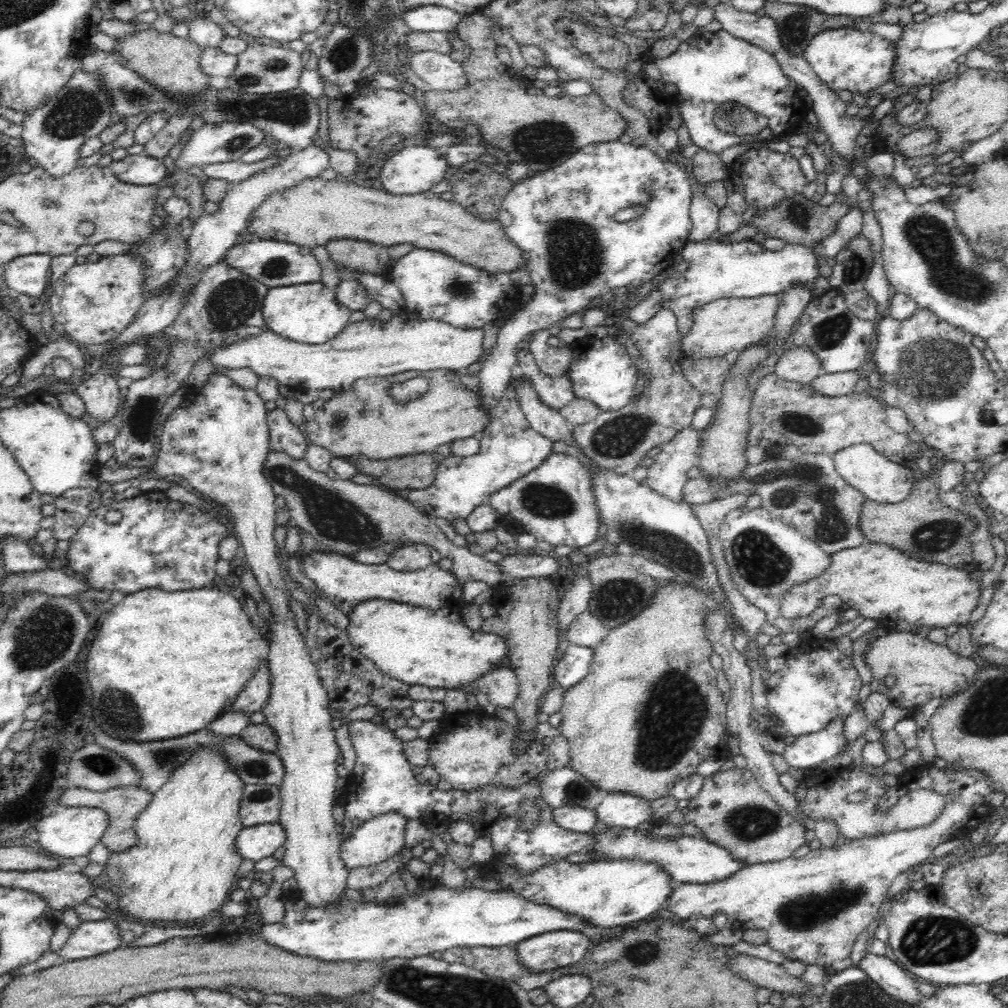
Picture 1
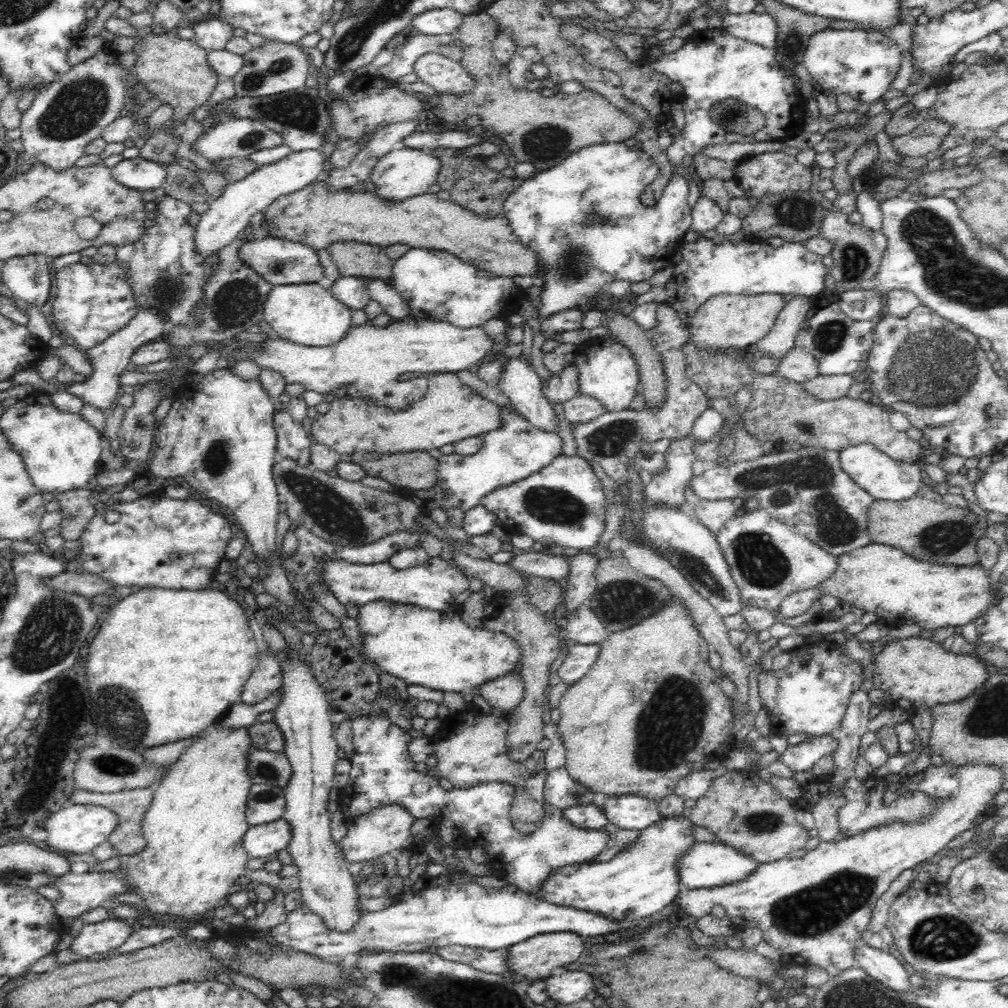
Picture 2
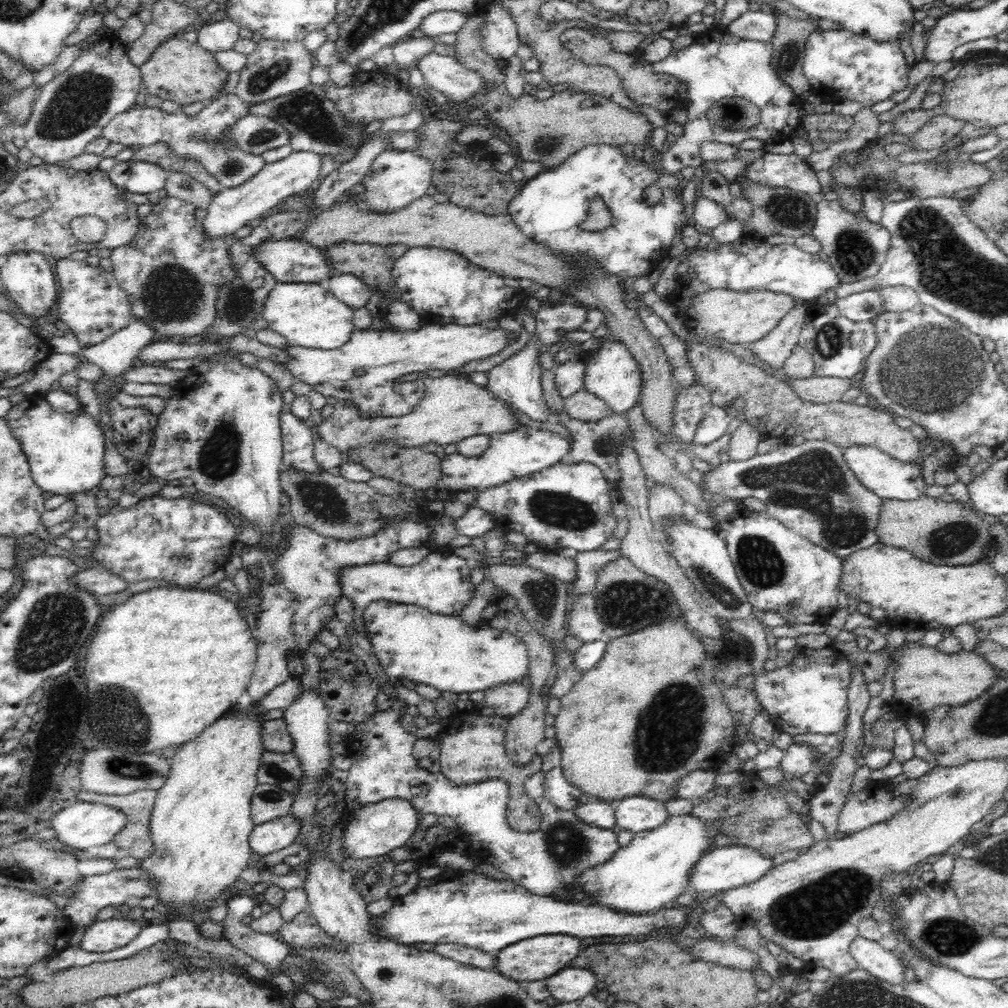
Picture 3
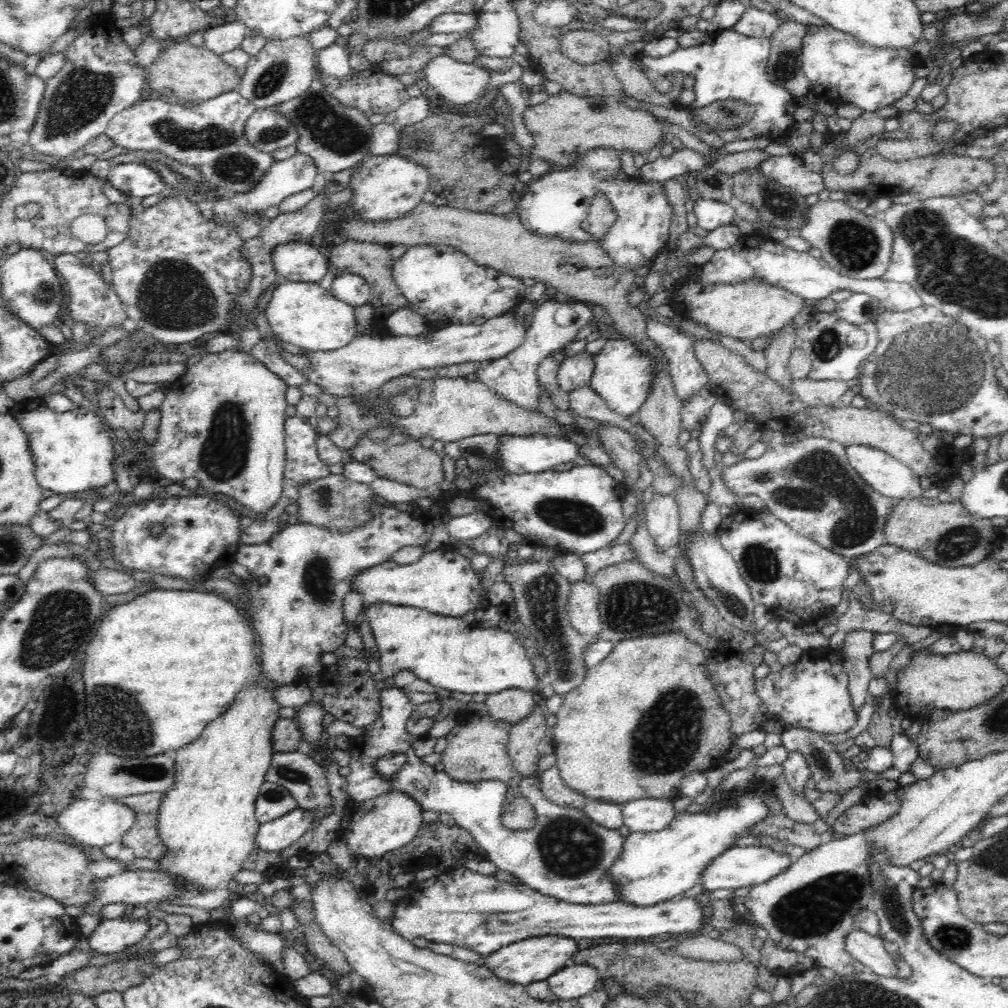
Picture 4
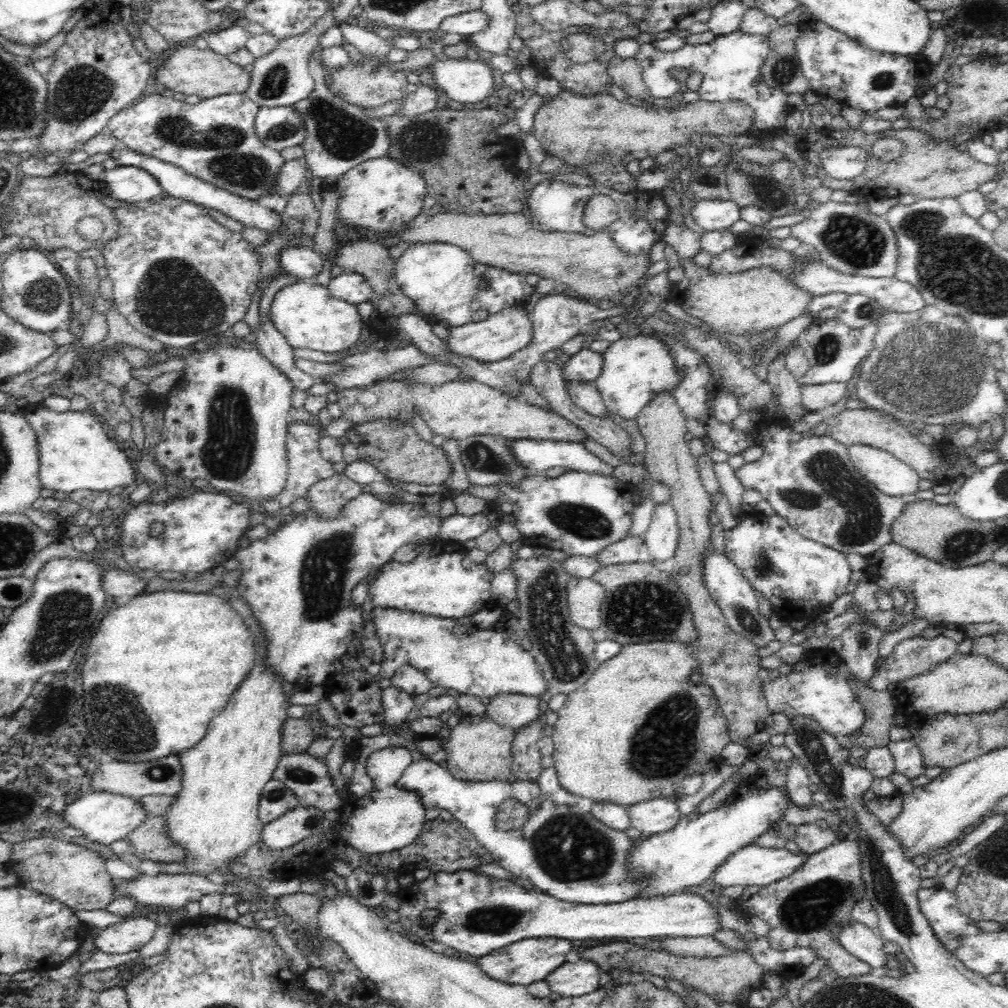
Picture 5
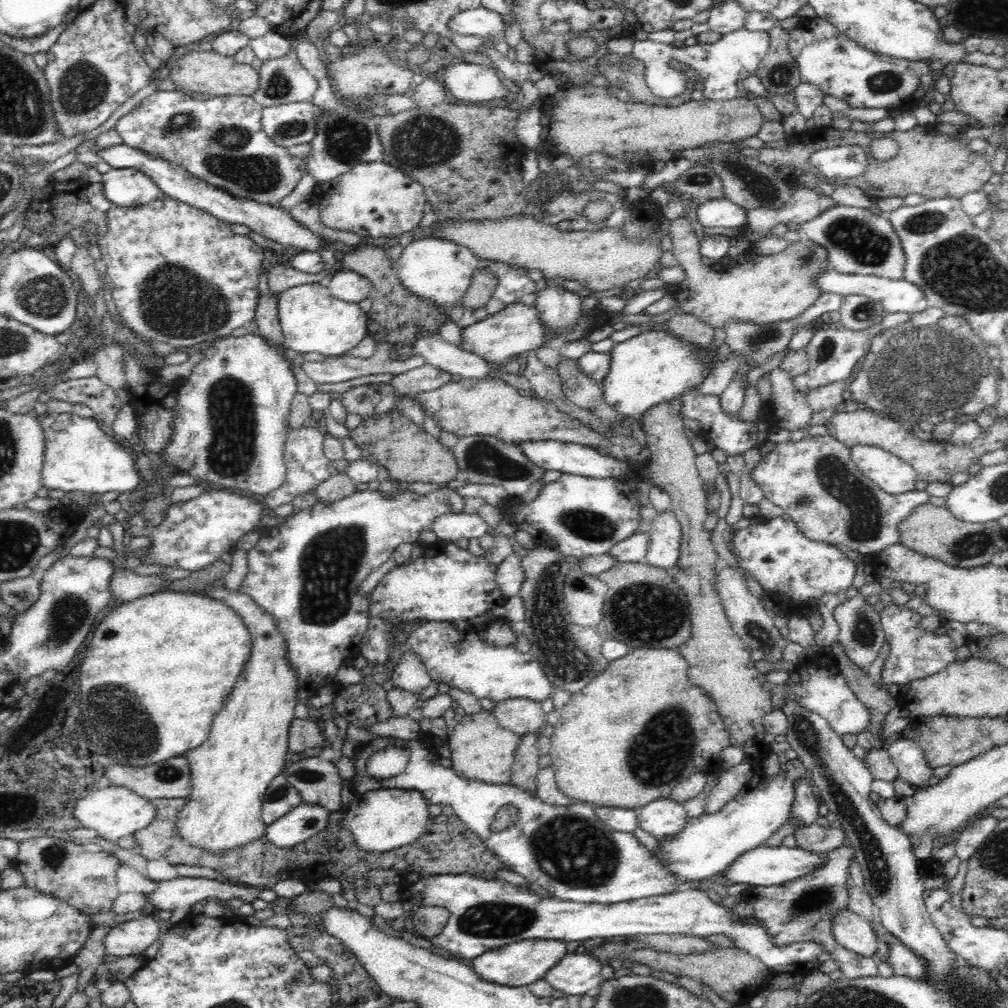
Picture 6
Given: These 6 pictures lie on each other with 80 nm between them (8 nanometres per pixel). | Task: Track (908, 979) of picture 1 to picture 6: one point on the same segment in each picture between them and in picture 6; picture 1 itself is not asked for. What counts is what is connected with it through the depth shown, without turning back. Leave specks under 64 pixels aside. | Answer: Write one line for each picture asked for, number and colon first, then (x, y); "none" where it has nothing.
2: (887, 969)
3: (887, 966)
4: (866, 949)
5: (857, 939)
6: (852, 932)

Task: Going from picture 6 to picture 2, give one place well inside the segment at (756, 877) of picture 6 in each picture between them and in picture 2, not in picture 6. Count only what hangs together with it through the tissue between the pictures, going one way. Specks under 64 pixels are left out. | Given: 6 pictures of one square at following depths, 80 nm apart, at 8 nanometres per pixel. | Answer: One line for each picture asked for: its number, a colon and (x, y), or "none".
2: (706, 865)
3: (718, 869)
4: (739, 866)
5: (753, 865)

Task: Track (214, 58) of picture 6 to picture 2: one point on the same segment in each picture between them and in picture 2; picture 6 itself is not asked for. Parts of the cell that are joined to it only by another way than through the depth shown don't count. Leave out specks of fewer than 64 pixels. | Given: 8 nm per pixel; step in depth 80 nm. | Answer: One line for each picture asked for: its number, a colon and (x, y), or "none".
2: (176, 71)
3: (178, 71)
4: (184, 71)
5: (188, 71)

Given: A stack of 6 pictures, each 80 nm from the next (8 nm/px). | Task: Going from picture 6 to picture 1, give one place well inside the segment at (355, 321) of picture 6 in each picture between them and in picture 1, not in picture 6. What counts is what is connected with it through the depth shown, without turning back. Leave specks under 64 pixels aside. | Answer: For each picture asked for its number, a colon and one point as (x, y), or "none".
1: (309, 313)
2: (307, 314)
3: (307, 315)
4: (304, 314)
5: (305, 312)

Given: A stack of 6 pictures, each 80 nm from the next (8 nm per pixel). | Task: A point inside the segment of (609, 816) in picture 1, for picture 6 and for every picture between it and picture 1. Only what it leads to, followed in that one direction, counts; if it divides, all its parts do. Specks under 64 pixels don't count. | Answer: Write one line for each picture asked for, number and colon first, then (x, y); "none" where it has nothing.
2: (632, 812)
3: (637, 814)
4: (643, 815)
5: (657, 815)
6: (663, 818)

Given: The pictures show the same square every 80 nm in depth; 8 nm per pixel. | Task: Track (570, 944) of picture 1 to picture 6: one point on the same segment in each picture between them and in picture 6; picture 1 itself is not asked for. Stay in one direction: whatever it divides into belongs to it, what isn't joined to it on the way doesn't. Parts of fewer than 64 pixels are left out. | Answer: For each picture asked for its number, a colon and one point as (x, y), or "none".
2: (534, 959)
3: (538, 958)
4: (536, 959)
5: (522, 963)
6: (521, 963)

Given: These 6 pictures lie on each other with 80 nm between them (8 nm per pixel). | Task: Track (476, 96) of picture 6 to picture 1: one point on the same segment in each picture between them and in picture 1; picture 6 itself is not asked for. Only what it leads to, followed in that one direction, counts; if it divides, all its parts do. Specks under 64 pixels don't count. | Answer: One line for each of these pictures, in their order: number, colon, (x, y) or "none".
1: (442, 73)
2: (445, 75)
3: (445, 74)
4: (456, 82)
5: (463, 81)

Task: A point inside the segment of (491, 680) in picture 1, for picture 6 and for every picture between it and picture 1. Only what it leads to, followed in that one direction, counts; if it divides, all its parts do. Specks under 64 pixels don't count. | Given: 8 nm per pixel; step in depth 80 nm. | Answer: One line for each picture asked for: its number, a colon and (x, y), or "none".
2: (505, 692)
3: (509, 699)
4: (513, 705)
5: (512, 710)
6: (520, 716)

